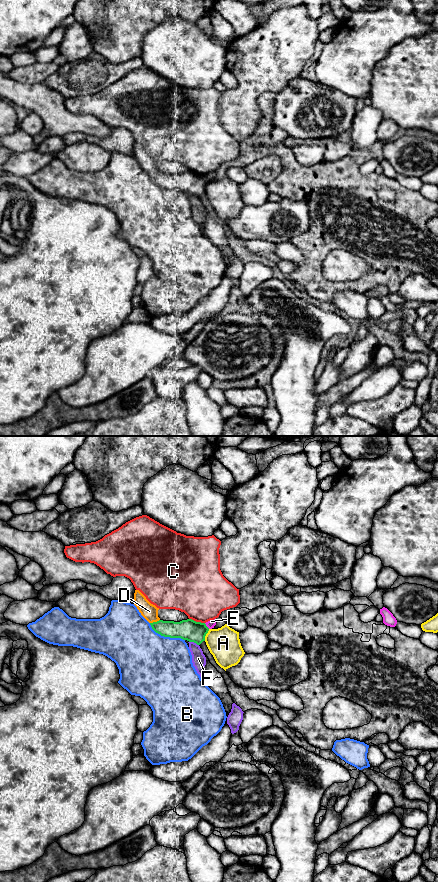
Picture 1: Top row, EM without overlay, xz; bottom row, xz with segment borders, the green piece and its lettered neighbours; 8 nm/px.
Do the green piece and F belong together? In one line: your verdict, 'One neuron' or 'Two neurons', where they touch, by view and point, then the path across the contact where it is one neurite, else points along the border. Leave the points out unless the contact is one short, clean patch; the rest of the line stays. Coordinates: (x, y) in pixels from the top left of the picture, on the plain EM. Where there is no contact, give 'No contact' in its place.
Two neurons. Touches green at xz (194, 194)

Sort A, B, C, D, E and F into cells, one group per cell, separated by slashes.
A / B / C / D F / E

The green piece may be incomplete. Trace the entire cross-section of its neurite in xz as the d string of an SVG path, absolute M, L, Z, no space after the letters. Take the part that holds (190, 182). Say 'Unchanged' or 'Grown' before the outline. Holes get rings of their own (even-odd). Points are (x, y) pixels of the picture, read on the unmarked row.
Unchanged. M192 171L182 172L180 174L163 173L150 175L152 181L164 189L181 190L189 194L200 197L205 193L205 188L209 180L205 175L196 174Z

